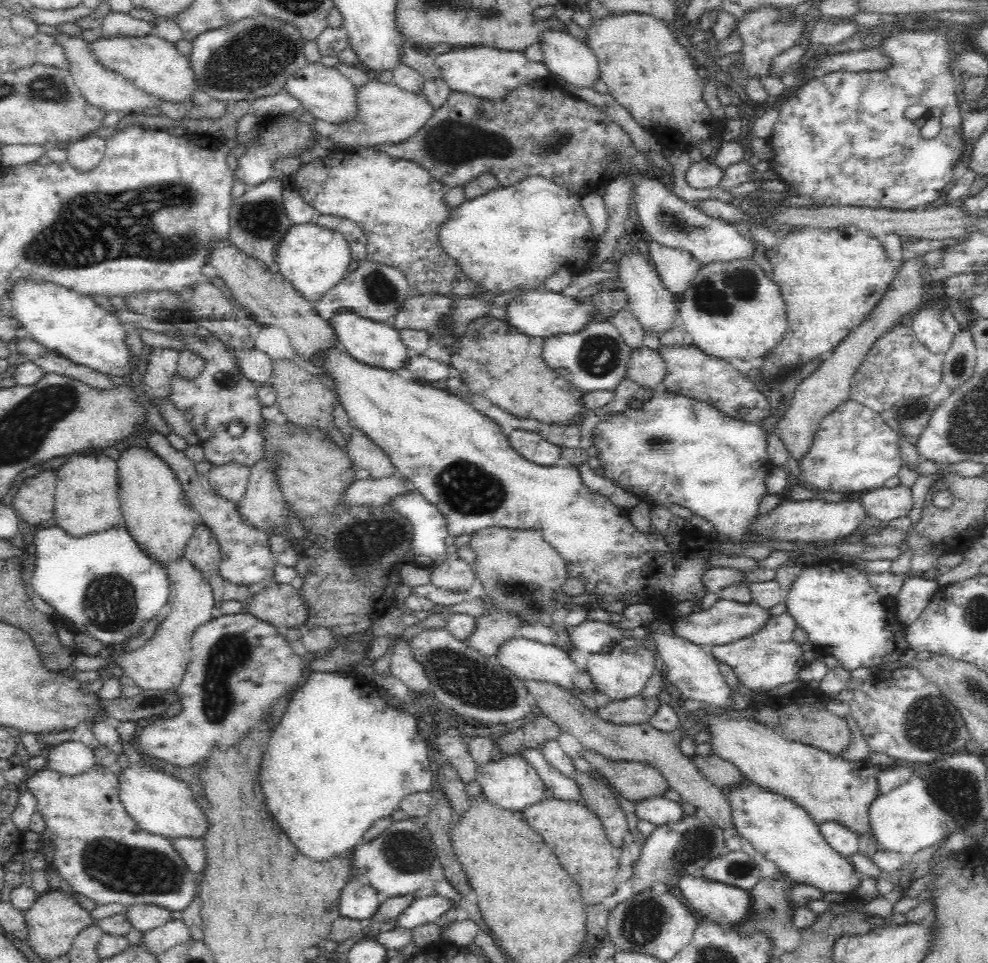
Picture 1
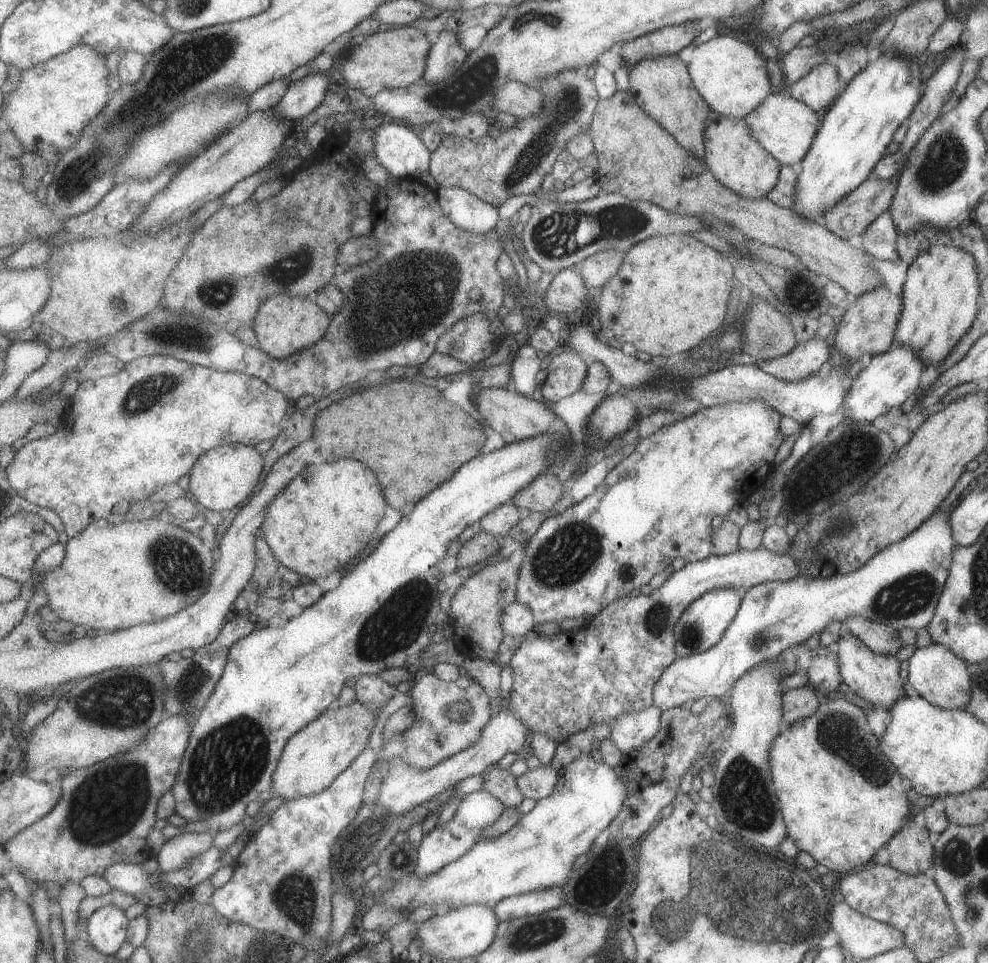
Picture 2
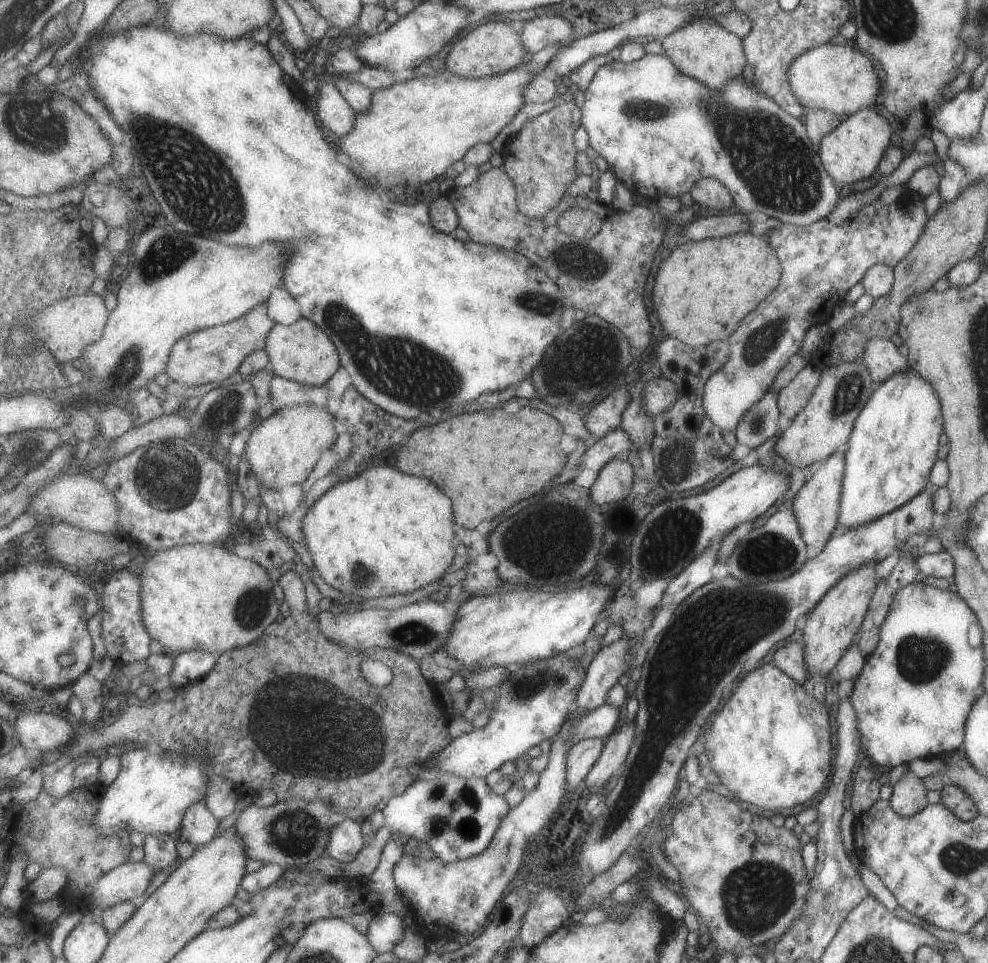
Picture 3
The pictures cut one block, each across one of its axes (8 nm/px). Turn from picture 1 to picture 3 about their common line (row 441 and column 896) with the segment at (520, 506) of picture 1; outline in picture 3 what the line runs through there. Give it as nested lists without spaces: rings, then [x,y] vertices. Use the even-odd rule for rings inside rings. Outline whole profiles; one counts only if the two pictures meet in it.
[[[912,368],[898,372],[879,385],[856,418],[844,449],[846,470],[837,525],[844,533],[898,510],[926,489],[945,436],[938,395],[918,372]]]

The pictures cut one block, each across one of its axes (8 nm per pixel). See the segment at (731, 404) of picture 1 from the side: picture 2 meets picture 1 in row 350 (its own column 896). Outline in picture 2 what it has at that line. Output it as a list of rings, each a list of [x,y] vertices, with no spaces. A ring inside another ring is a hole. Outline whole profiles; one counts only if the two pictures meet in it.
[[[852,634],[840,638],[835,648],[839,658],[843,682],[854,690],[860,698],[864,698],[866,702],[870,702],[874,707],[876,705],[883,706],[889,711],[898,699],[907,696],[902,676],[900,676],[901,662],[896,657],[876,654]]]

